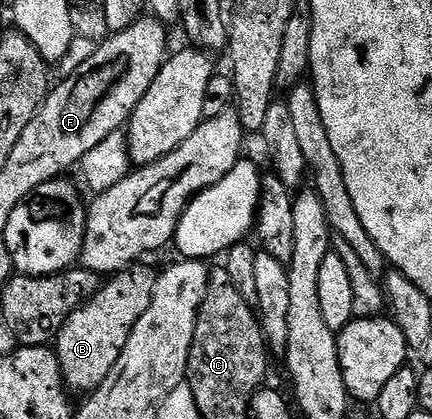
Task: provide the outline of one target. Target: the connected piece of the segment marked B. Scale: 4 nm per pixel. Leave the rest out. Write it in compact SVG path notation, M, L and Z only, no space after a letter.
M138 263L133 267L115 273L79 307L72 311L66 325L56 338L56 352L62 379L71 394L89 395L108 379L112 367L116 367L116 359L124 352L128 343L128 335L132 335L132 327L148 311L148 303L152 303L152 291L156 291L158 273L145 269Z

